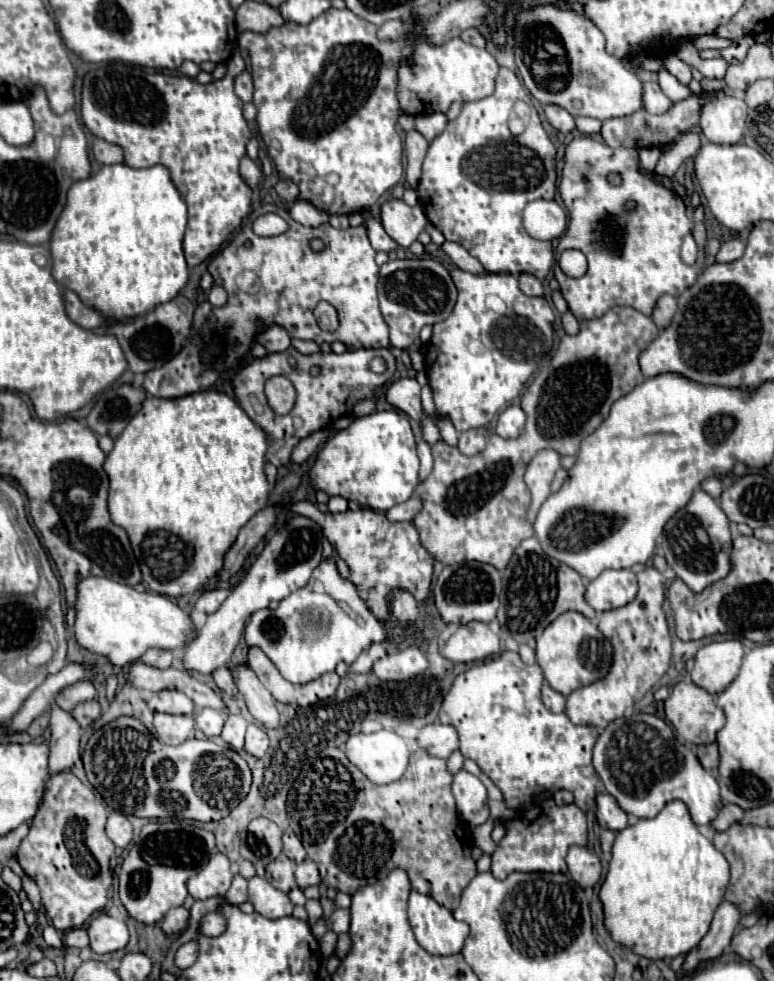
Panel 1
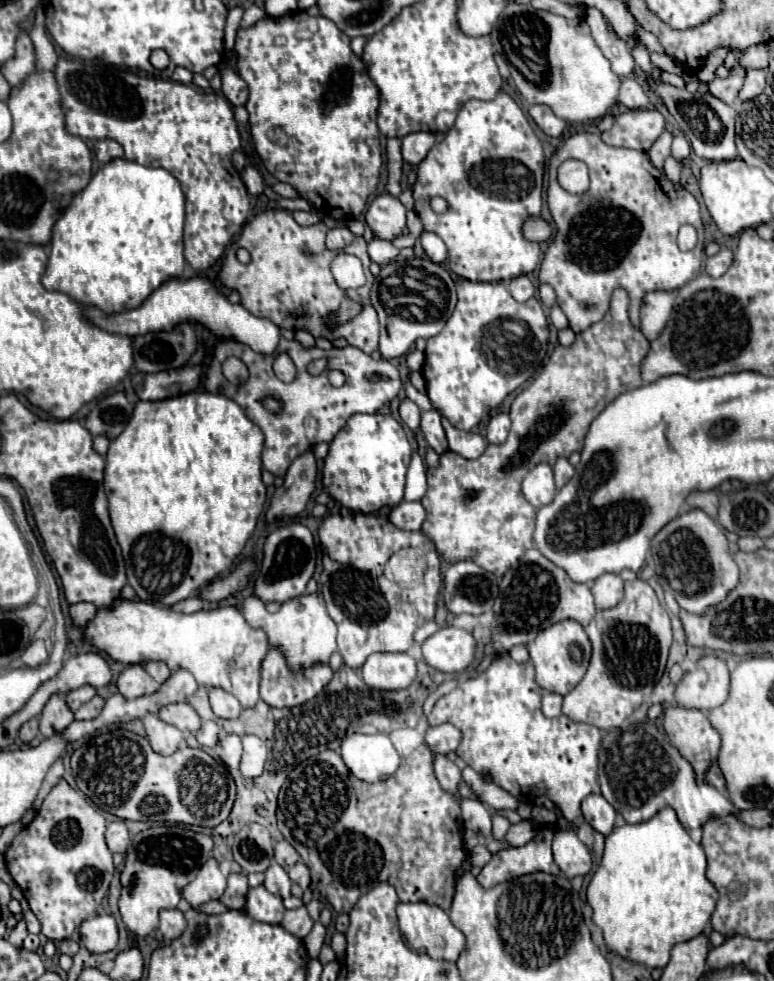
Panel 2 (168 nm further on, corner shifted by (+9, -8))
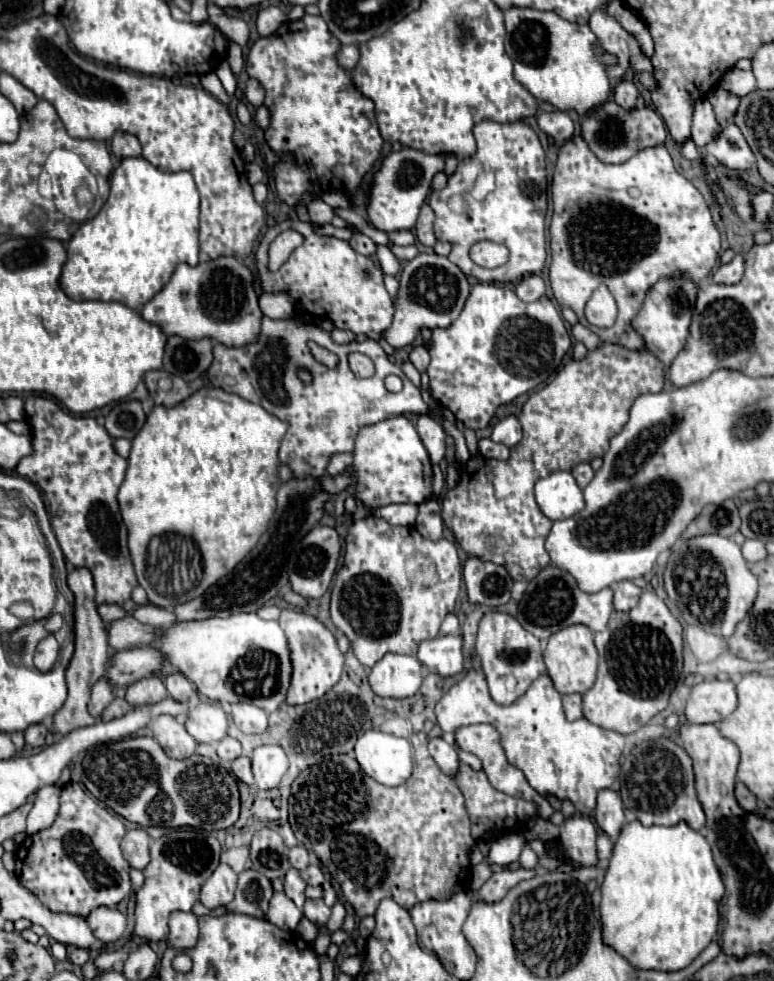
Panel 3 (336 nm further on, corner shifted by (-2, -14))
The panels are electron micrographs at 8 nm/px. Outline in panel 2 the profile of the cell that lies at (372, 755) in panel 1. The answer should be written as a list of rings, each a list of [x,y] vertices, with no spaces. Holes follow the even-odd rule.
[[[384,733],[346,737],[342,741],[342,759],[350,773],[366,783],[388,779],[400,765],[400,755]]]

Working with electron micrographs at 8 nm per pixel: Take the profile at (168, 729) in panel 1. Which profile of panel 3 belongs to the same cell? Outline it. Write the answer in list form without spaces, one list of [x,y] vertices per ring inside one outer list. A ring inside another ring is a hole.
[[[159,715],[151,721],[153,737],[159,741],[163,751],[173,759],[187,759],[195,753],[197,741],[187,733],[185,725],[171,715]]]

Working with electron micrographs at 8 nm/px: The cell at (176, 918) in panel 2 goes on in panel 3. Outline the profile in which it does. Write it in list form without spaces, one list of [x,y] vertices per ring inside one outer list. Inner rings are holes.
[[[173,911],[169,915],[169,946],[173,949],[189,949],[197,943],[197,915],[185,911]]]

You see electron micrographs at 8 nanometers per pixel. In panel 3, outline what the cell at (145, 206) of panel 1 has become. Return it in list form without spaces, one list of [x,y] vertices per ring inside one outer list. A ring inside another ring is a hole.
[[[125,157],[111,175],[111,191],[101,211],[85,221],[67,243],[67,263],[61,273],[63,291],[75,299],[117,301],[141,309],[171,279],[179,263],[197,265],[199,257],[199,193],[189,171],[163,173],[145,157]]]

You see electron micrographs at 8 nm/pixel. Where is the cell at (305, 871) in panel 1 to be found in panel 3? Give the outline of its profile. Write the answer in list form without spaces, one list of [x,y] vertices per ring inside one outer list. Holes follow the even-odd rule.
[[[309,865],[305,871],[301,871],[301,875],[309,885],[321,885],[323,883],[323,873],[317,865]]]

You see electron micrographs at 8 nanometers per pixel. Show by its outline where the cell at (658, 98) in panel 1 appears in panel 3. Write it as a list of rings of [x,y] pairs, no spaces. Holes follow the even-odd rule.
[[[623,79],[623,81],[613,89],[613,99],[615,99],[615,103],[619,103],[621,107],[627,107],[627,109],[635,107],[637,95],[639,95],[639,89],[635,87],[633,81],[625,81],[625,79]]]

